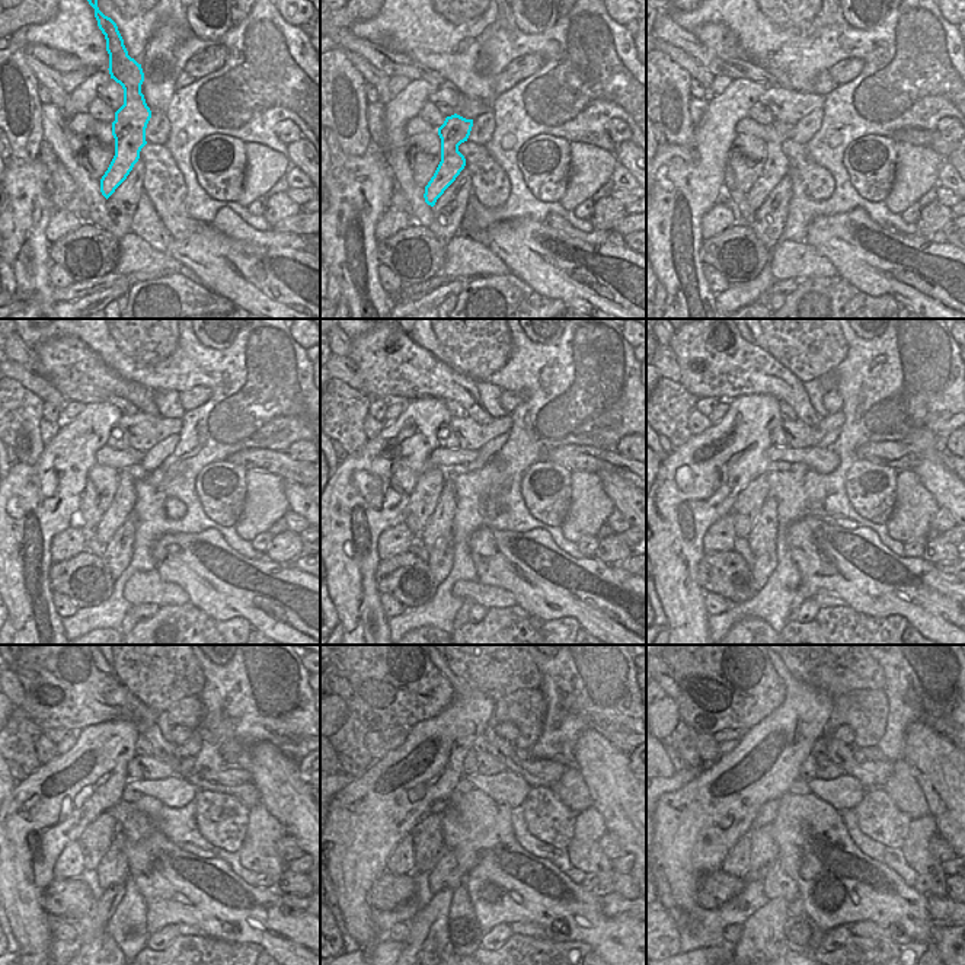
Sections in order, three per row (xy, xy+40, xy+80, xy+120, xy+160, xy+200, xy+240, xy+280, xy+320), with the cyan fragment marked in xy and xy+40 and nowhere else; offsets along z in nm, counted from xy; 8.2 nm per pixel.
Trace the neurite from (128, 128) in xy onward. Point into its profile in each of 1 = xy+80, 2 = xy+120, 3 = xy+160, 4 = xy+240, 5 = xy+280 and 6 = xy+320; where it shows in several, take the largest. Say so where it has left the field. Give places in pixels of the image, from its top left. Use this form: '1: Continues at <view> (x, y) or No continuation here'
1: Continues at xy+80 (777, 165)
2: Continues at xy+120 (122, 502)
3: Continues at xy+160 (440, 524)
4: Continues at xy+240 (114, 868)
5: Continues at xy+280 (443, 872)
6: Continues at xy+320 (776, 884)

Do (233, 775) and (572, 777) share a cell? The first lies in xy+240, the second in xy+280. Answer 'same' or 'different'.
different

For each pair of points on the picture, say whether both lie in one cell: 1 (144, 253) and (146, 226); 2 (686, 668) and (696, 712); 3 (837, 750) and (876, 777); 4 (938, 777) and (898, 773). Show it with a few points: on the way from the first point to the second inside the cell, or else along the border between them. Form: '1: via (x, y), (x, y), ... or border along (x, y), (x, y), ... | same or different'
1: border along (130, 232), (144, 239), (155, 249), (166, 253) | different
2: via (686, 678), (686, 690), (693, 702) | same
3: via (847, 760), (858, 770), (866, 772) | same
4: border along (901, 759), (907, 764), (908, 773), (927, 805) | different

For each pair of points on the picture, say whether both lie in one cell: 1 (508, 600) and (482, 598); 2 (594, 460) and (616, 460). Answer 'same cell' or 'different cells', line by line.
1: same cell
2: same cell

